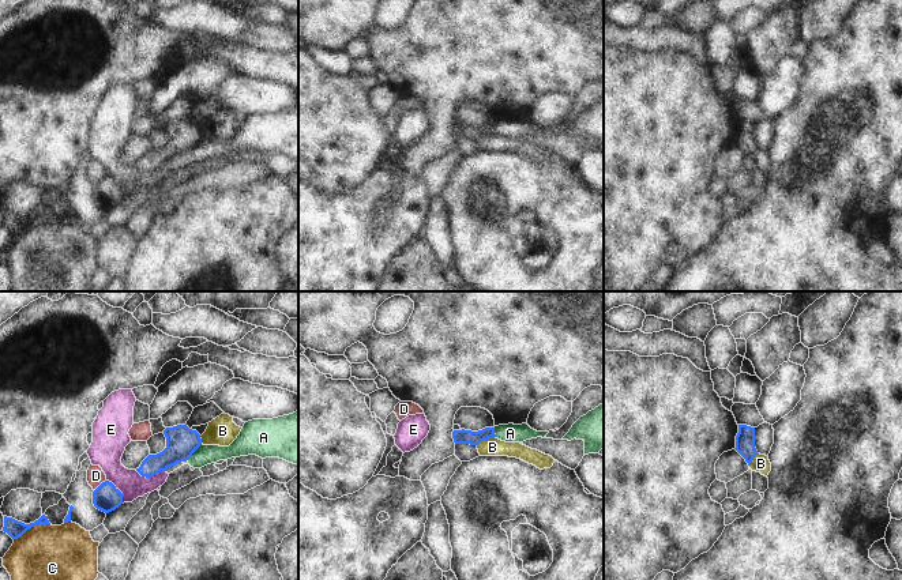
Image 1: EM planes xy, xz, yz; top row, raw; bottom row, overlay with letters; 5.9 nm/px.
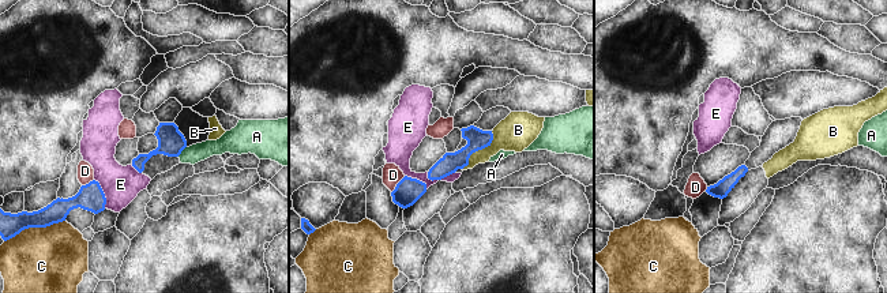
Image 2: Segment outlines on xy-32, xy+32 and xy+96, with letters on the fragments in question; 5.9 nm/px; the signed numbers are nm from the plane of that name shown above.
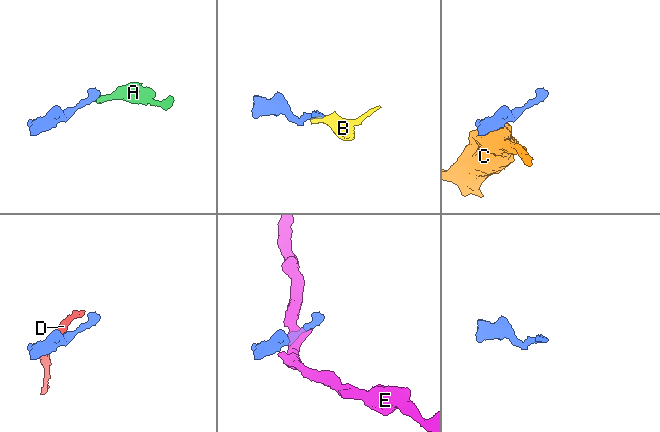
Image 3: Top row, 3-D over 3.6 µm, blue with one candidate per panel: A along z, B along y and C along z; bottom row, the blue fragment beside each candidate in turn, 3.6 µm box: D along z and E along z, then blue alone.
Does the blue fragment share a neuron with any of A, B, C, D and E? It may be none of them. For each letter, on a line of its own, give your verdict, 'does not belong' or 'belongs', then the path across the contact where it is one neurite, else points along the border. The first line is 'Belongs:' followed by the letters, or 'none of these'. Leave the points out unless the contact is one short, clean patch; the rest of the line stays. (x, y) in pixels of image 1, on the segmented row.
Belongs: none of these
A: does not belong; border xy (200, 443), (187, 459)
B: does not belong; border xz (495, 436), (483, 440), (477, 445)
C: does not belong; border xy (49, 523), (37, 523), (14, 539)
D: does not belong; border xy (105, 479), (94, 490)
E: does not belong

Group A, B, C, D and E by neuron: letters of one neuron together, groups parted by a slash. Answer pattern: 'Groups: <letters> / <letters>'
Groups: A E / B / C / D

